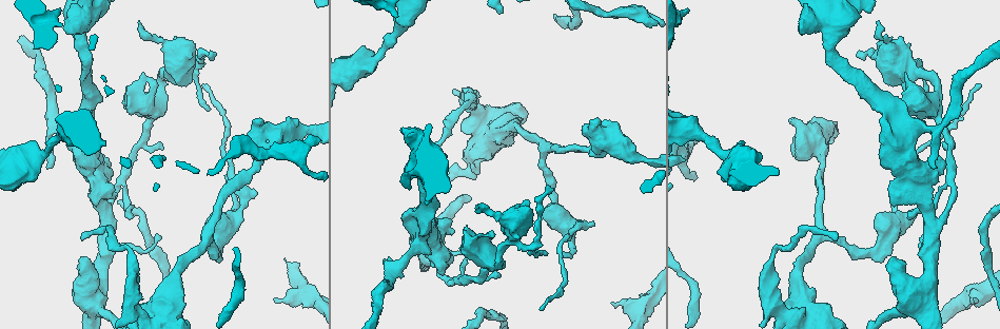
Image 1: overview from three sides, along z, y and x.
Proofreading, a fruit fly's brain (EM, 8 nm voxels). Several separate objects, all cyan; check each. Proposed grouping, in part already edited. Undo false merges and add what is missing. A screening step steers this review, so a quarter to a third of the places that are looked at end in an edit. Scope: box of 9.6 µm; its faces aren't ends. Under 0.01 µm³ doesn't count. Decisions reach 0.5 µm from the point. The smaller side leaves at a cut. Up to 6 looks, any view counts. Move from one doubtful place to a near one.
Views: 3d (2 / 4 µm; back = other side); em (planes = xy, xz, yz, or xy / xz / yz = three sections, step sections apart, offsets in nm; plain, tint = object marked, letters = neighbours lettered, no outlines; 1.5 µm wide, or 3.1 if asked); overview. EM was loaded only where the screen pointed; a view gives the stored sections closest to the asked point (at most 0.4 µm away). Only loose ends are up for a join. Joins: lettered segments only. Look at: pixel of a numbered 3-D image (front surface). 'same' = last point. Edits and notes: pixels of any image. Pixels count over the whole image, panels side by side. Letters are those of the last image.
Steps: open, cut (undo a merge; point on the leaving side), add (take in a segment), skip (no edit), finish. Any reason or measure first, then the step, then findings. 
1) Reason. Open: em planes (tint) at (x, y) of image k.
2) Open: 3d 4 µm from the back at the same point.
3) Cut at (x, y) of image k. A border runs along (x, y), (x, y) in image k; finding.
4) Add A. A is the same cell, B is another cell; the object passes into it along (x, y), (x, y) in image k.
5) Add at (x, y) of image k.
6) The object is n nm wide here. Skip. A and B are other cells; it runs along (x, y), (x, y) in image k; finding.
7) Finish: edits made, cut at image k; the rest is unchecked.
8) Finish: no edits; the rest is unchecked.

Free end. Open: 3d 4 µm at (792, 140) of image 1.

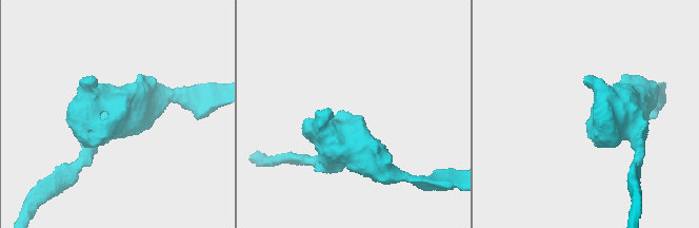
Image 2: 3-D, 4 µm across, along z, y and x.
Shape alone is not enough. Open: em xy step 4 (tint) at (119, 111) of image 2.

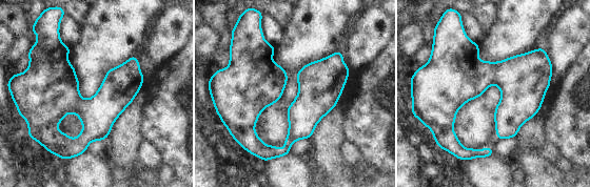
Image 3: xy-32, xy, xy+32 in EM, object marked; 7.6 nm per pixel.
Another direction. Open: em yz step 8 (letters) at the same point.

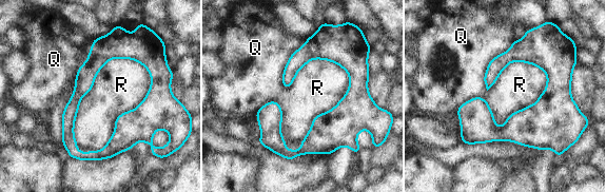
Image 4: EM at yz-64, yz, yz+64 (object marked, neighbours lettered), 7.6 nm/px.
Skip. Q and R are other cells; a border runs along (147, 68), (111, 58), (73, 134) in image 4; no lettered segment goes on from it.

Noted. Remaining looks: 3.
A narrow waist. Open: 3d 2 µm at (480, 279) of image 1.

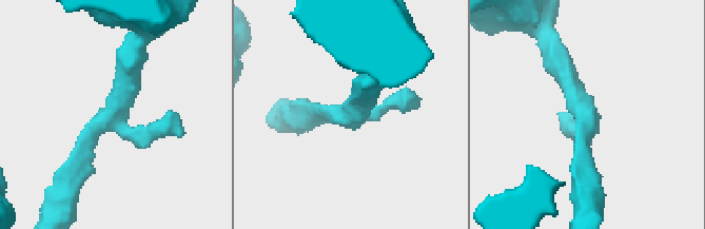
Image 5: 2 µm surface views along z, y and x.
Open: em planes (tint) at (347, 117) of image 5.

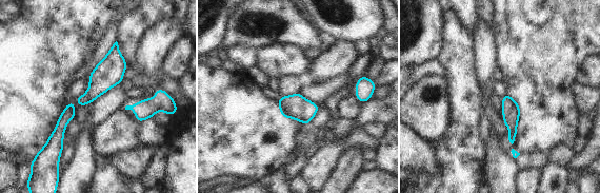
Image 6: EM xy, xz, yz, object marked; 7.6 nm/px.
Open: em planes (letters) at the same point.

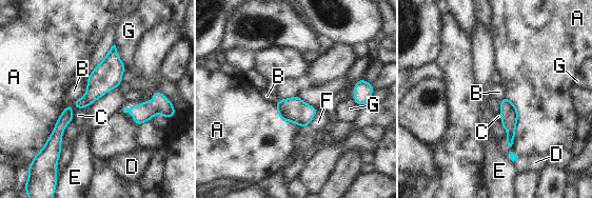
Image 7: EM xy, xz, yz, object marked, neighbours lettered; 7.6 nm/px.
Skip. A, B, C, D, E, F and G are other cells; a border runs along (506, 97), (517, 112), (510, 147) in image 7; all the same neuron.

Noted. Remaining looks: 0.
Finish: no edits; the rest is unchecked.

